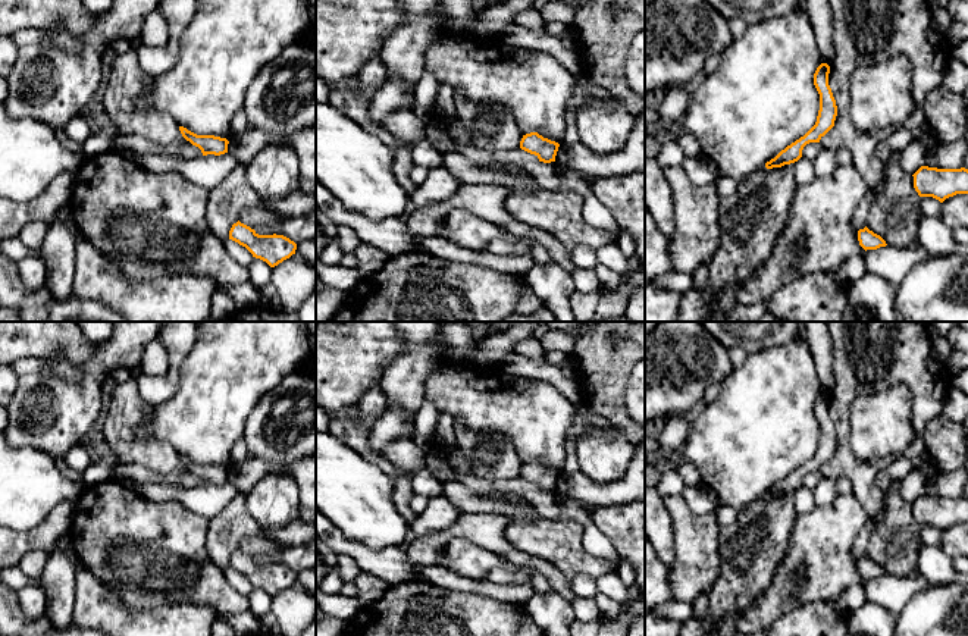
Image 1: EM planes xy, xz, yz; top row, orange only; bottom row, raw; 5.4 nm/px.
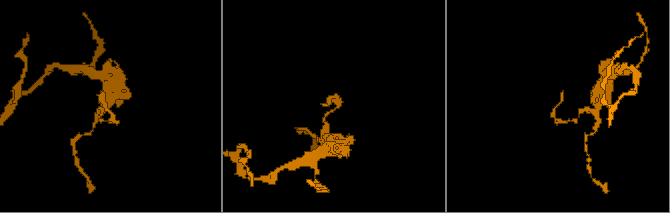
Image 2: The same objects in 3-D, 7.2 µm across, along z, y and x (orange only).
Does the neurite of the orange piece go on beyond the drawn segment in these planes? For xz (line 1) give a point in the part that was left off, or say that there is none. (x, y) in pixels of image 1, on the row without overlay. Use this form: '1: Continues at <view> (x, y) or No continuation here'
1: No continuation here

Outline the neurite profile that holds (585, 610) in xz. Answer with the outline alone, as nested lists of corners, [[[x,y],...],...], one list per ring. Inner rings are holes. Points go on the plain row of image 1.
[[[574,598],[571,602],[576,618],[582,623],[593,623],[602,618],[593,598]]]

